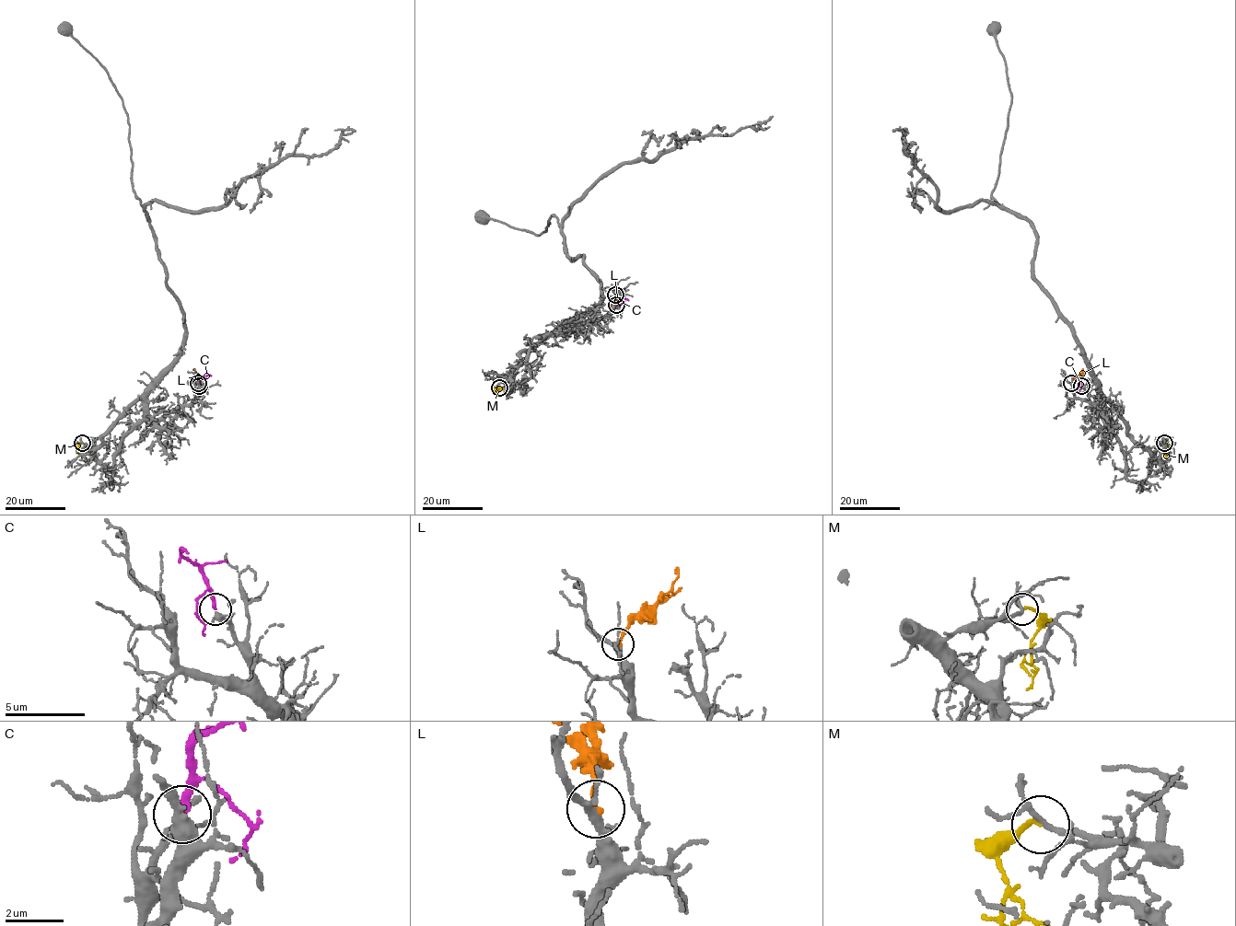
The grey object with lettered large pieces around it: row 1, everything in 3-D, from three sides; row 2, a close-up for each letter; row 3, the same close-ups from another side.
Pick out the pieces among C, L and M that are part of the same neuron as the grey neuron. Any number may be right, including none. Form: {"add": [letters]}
{"add": ["C"]}

